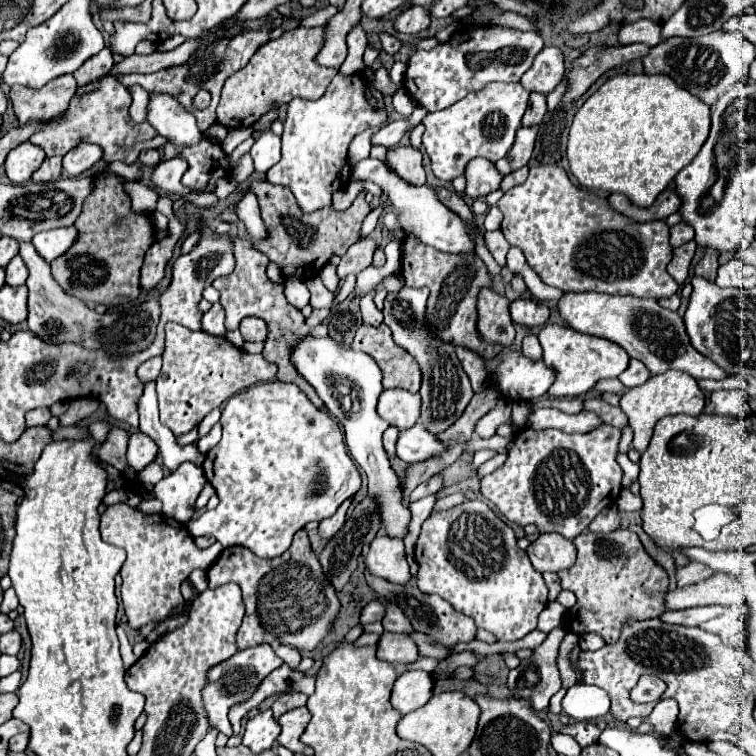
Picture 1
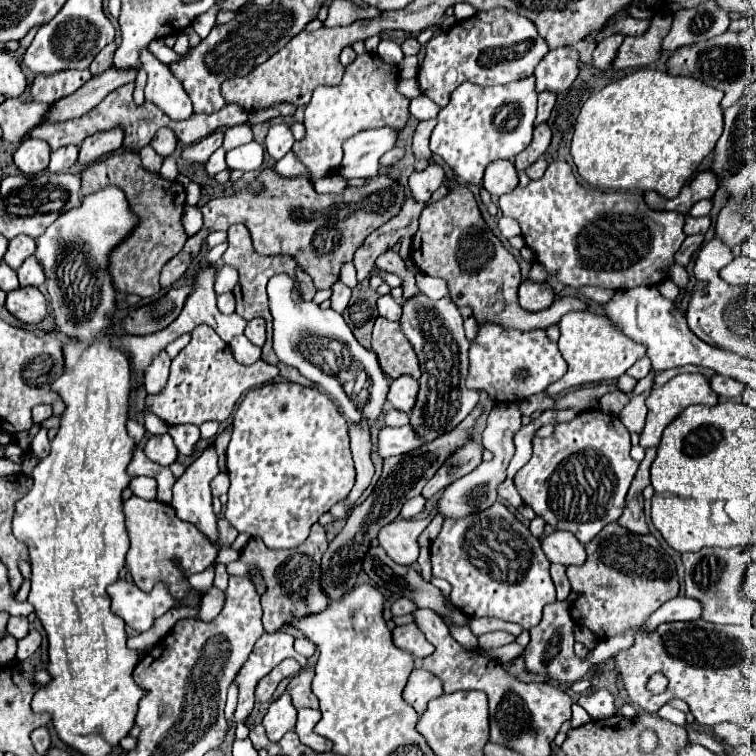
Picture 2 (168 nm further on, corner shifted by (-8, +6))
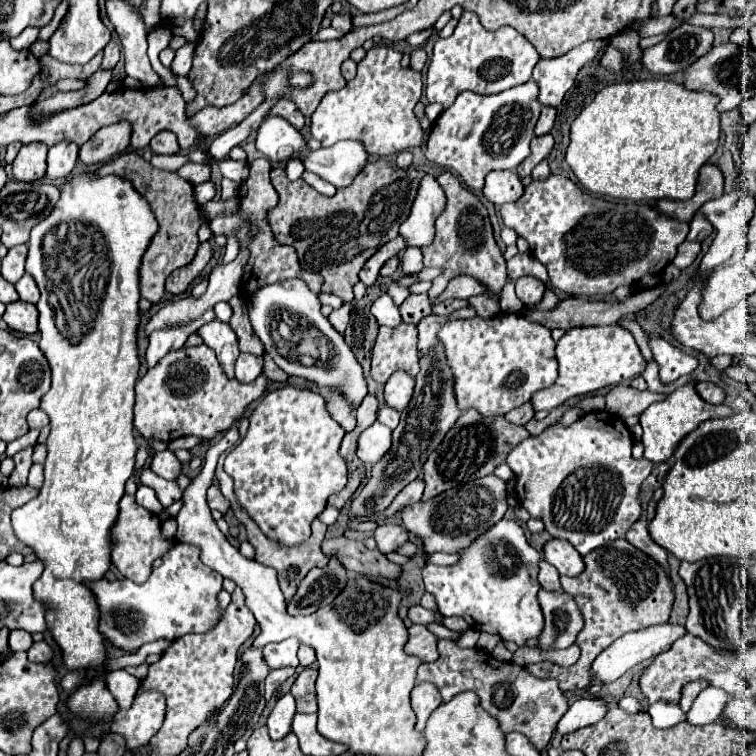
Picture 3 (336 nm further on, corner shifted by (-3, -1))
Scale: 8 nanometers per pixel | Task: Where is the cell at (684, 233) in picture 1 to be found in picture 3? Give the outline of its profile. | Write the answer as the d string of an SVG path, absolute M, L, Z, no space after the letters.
M697 212L697 214L693 216L693 220L691 220L691 230L689 230L689 234L687 234L687 240L703 242L711 232L713 232L711 222L709 222L701 212Z

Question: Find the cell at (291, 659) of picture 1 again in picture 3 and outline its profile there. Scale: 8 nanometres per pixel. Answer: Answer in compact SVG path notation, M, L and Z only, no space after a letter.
M301 644L299 648L299 662L301 662L301 668L307 668L307 666L313 666L315 664L315 650L311 646L305 646Z

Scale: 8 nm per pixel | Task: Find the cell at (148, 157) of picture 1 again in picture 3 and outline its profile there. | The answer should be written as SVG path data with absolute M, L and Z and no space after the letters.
M159 132L153 140L151 140L151 150L155 154L177 154L179 152L179 144L177 144L177 136L173 136L173 132Z

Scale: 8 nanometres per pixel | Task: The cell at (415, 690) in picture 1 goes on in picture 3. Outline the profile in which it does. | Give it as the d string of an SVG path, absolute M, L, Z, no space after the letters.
M419 682L413 692L411 692L411 706L417 714L417 724L415 730L423 732L429 714L441 704L441 694L437 692L437 688L429 682Z

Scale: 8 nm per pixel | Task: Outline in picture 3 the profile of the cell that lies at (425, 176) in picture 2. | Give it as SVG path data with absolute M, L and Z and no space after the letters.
M427 174L425 180L421 182L411 214L401 224L401 230L399 230L399 234L405 240L405 246L407 248L429 246L435 238L435 220L441 216L443 210L445 210L445 192L437 184L437 180Z

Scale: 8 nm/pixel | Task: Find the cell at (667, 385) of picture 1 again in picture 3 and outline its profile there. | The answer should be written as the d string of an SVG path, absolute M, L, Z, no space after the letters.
M693 384L681 386L675 392L671 392L663 402L655 402L651 404L643 414L641 414L641 426L643 426L643 446L645 446L645 458L651 460L653 464L661 464L667 462L677 446L681 444L681 440L693 432L701 422L711 420L711 418L727 418L733 416L733 408L731 406L715 406L715 404L707 404L705 400L701 400L695 394Z

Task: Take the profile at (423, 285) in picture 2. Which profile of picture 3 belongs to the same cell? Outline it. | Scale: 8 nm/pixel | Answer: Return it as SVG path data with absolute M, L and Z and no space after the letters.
M455 276L455 278L449 282L447 290L445 290L437 300L433 300L433 304L441 302L441 300L449 300L449 298L463 298L463 300L467 300L469 296L481 294L481 292L485 292L485 290L487 290L487 288L481 286L481 282L475 280L473 276Z

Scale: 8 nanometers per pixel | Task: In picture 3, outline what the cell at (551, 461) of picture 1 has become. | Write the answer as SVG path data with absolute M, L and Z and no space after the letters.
M591 412L563 428L559 422L545 428L539 436L529 436L507 456L507 464L515 472L515 492L519 502L529 510L533 518L545 522L545 530L553 538L563 538L585 556L591 550L605 546L617 538L625 538L627 530L641 518L641 484L651 474L653 462L647 458L635 460L631 456L631 432L619 416Z

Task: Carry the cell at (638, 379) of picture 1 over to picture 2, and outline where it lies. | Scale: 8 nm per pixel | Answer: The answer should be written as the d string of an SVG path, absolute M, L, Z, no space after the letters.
M644 357L644 359L640 359L640 361L636 361L626 373L630 375L630 377L634 377L634 379L642 379L642 377L646 377L648 373L650 373L650 359L648 357Z

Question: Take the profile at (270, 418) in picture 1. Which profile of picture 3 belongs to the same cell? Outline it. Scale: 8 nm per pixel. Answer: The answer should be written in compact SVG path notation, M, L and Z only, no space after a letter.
M295 386L269 392L253 410L249 420L251 426L247 436L225 458L225 472L235 480L235 494L241 500L241 506L253 516L269 538L281 542L283 546L301 544L301 540L309 538L313 518L325 510L327 498L347 484L347 466L339 456L339 444L345 430L329 416L321 394L309 388L299 390Z

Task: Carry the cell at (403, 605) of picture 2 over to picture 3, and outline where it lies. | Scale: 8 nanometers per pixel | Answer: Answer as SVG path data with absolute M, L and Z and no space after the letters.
M413 606L409 610L409 618L413 624L433 624L433 622L437 622L437 612L427 610L423 606Z

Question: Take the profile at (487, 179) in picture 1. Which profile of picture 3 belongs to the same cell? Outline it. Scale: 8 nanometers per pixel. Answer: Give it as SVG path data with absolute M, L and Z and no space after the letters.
M489 172L485 178L483 194L489 202L501 206L507 202L515 202L523 196L523 184L517 176L517 172Z

